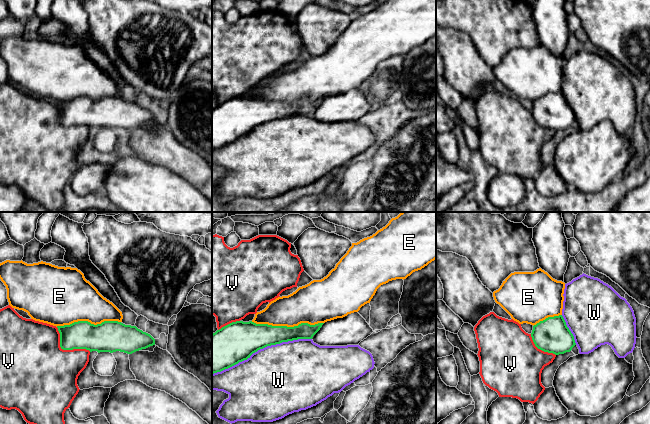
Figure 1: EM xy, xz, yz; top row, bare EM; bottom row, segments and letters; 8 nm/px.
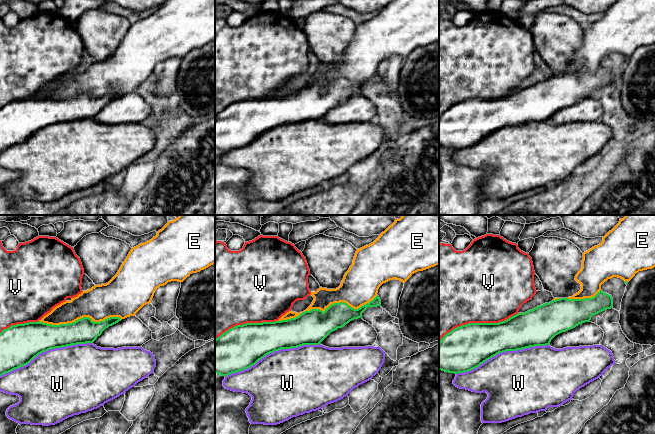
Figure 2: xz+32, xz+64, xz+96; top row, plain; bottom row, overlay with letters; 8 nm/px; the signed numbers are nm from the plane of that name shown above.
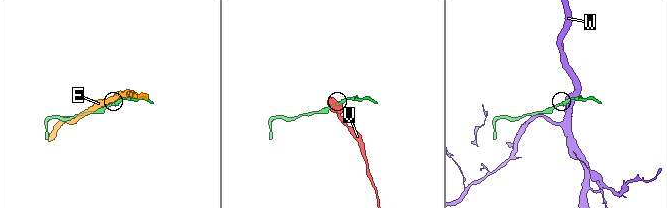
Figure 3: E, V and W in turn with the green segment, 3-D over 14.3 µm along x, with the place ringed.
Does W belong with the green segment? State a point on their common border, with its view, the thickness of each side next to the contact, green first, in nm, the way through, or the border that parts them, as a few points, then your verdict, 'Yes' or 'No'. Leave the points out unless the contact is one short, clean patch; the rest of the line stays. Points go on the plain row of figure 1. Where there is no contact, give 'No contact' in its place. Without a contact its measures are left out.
Touches green at xz (261, 124). Thickness 320 nm (green) against 480 nm. No

